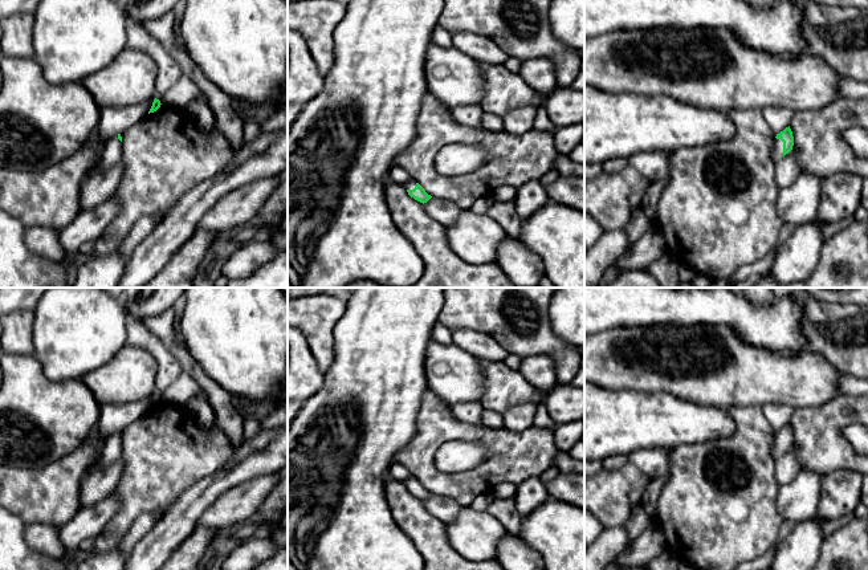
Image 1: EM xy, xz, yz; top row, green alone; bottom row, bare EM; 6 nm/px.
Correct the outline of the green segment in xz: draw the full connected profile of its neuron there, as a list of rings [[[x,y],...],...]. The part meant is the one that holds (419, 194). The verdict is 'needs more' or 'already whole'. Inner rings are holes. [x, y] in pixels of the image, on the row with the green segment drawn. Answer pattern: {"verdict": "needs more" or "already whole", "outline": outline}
{"verdict": "needs more", "outline": [[[409,179],[404,188],[407,190],[408,195],[420,203],[427,203],[432,196],[425,192],[425,190],[416,183],[413,179]]]}

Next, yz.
{"verdict": "needs more", "outline": [[[786,127],[783,131],[777,134],[775,141],[774,141],[774,160],[777,162],[786,154],[788,154],[792,150],[794,146],[794,137],[792,131],[788,127]]]}

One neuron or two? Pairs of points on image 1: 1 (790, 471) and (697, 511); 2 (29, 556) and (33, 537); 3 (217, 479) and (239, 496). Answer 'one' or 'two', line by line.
1: two
2: two
3: two

